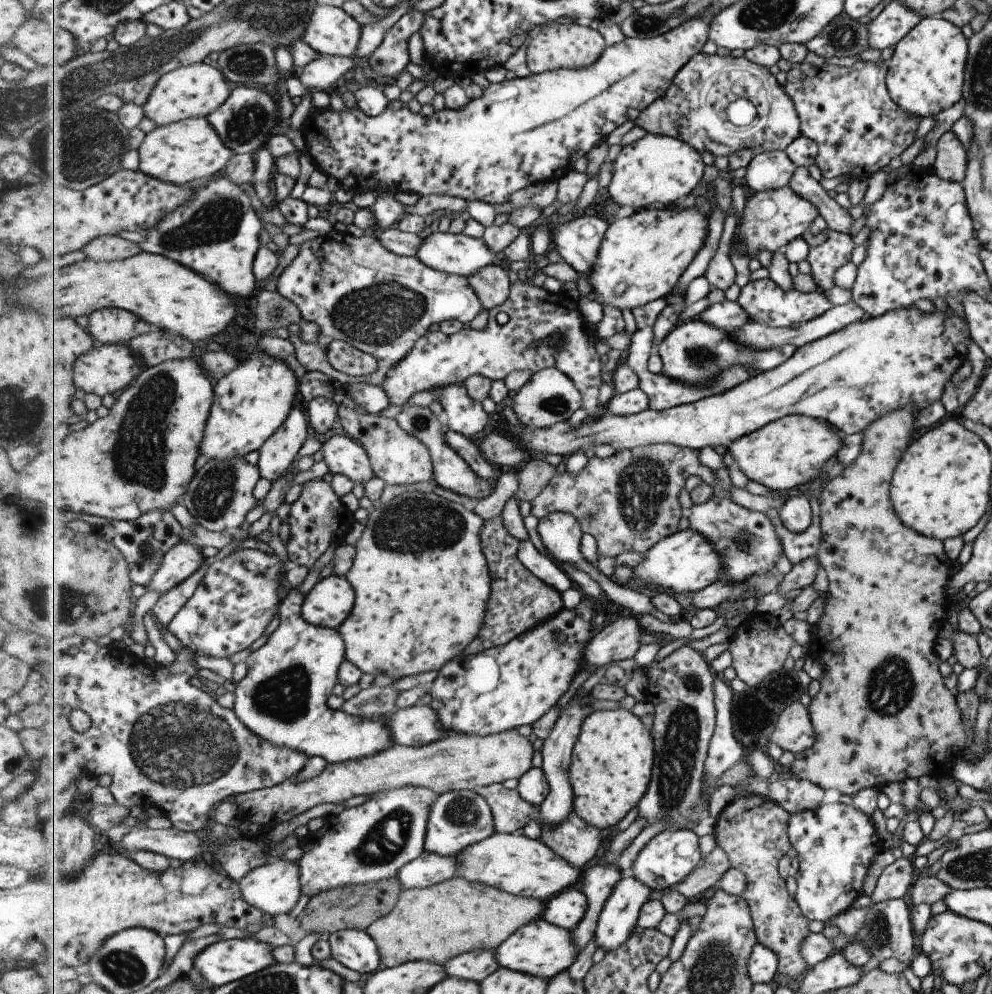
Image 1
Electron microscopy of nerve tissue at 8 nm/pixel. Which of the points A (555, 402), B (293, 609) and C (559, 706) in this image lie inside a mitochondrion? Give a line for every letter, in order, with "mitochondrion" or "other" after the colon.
A: mitochondrion
B: other
C: other

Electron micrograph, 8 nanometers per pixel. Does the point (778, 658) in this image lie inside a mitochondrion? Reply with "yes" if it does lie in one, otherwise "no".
no

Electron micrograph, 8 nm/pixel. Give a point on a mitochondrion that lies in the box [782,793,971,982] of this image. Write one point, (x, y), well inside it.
(878, 936)

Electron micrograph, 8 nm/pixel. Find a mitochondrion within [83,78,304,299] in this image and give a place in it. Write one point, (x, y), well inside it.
(216, 222)

